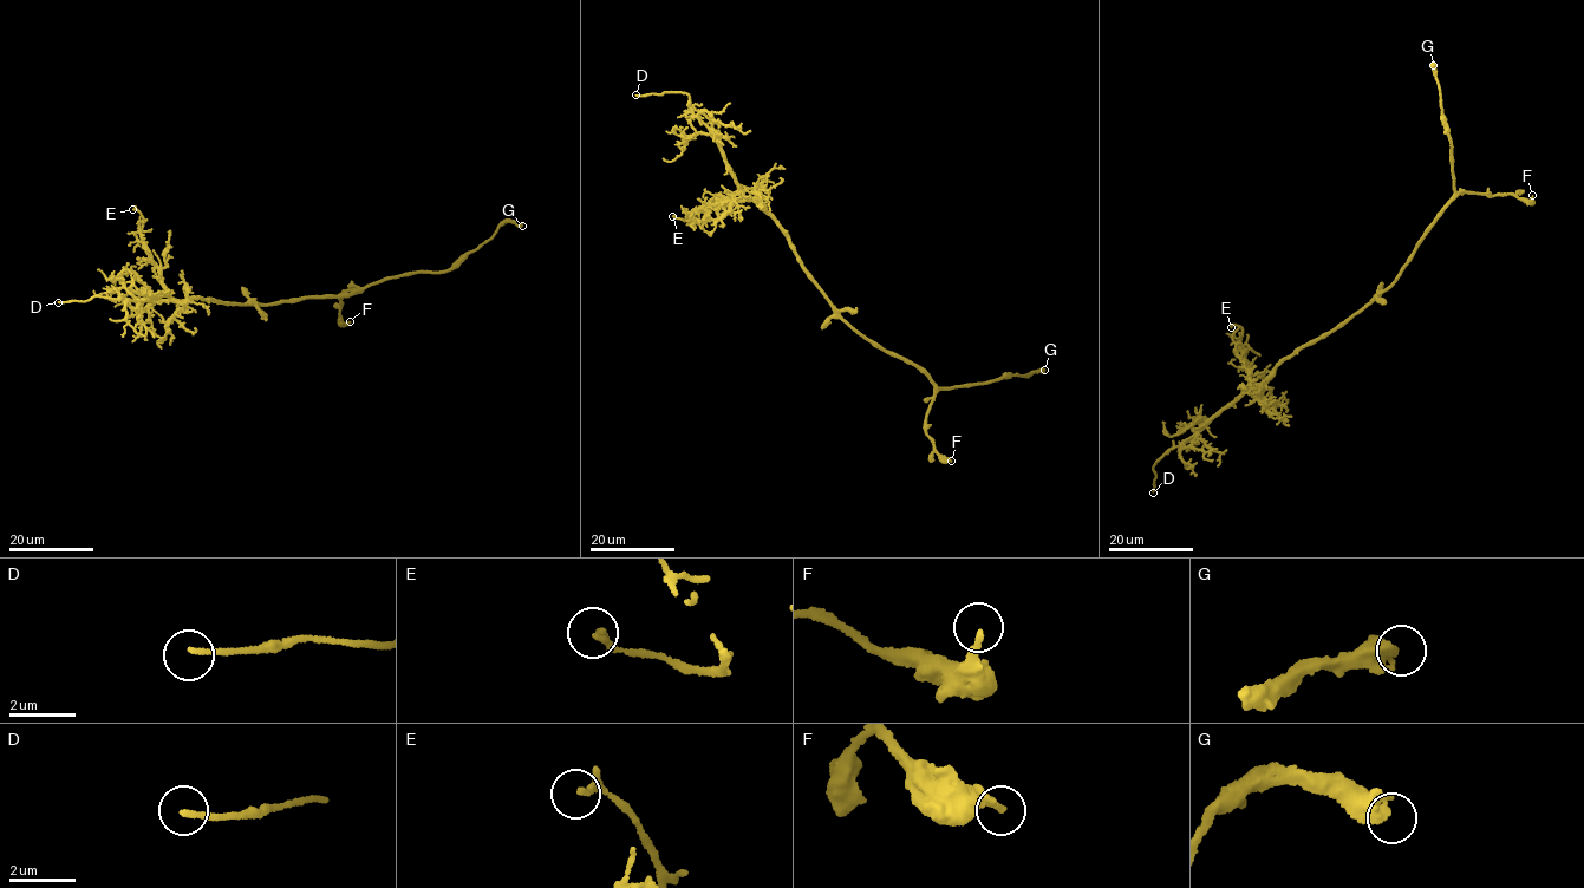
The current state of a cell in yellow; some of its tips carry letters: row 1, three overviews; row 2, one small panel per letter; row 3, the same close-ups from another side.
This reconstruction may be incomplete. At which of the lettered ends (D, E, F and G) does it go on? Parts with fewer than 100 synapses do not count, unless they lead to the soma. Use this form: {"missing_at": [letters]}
{"missing_at": ["D"]}

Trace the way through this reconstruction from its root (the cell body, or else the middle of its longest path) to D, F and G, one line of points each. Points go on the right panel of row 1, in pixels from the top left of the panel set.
D: (1374, 300), (1347, 322), (1304, 344), (1262, 384), (1167, 452), (1152, 468), (1153, 493)
F: (1374, 300), (1396, 279), (1442, 209), (1461, 191), (1493, 196), (1510, 194), (1529, 201), (1532, 195)
G: (1374, 300), (1396, 279), (1454, 193), (1453, 147), (1433, 65)

